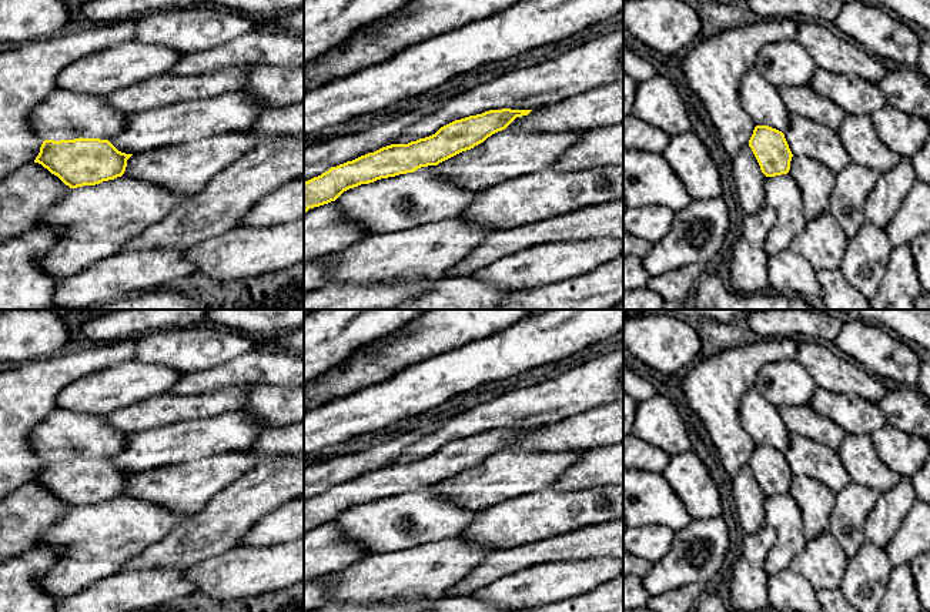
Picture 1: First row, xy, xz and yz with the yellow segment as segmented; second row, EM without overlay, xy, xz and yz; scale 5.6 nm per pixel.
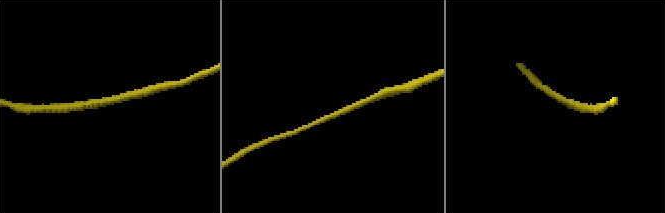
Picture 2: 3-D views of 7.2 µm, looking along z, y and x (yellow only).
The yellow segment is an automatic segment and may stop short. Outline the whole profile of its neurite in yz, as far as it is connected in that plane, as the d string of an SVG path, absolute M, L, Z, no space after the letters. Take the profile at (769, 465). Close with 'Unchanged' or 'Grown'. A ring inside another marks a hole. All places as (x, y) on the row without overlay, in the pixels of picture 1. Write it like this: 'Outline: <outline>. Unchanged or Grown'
Outline: M756 445L749 466L766 496L789 492L793 474L782 451L769 445Z. Unchanged

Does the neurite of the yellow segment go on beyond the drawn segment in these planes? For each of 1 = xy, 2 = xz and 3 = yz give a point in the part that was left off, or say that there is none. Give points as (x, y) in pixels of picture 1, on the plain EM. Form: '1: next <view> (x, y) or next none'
1: next none
2: next none
3: next none

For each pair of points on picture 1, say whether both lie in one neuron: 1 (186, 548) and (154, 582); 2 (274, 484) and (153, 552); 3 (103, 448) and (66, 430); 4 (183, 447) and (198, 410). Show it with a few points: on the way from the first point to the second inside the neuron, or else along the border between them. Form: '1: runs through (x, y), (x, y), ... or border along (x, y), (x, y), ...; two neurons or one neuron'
1: border along (184, 568), (173, 571), (133, 569); two neurons
2: runs through (244, 502), (214, 529), (183, 548); one neuron
3: runs through (94, 440), (89, 435), (74, 435); one neuron
4: border along (228, 410), (210, 417), (188, 418), (163, 425); two neurons

